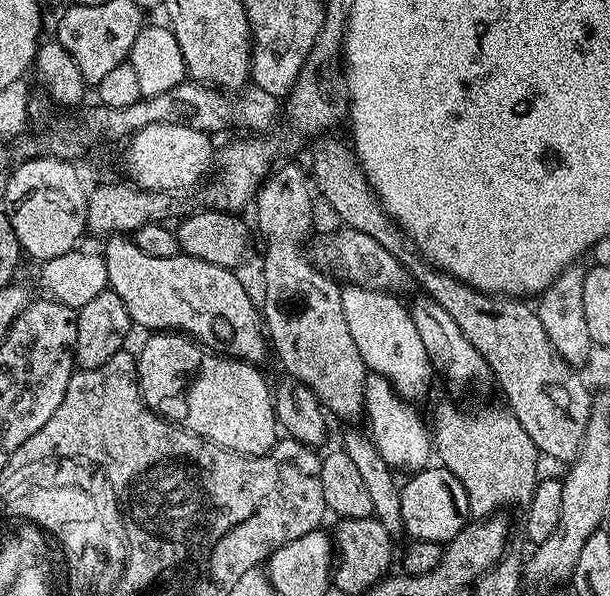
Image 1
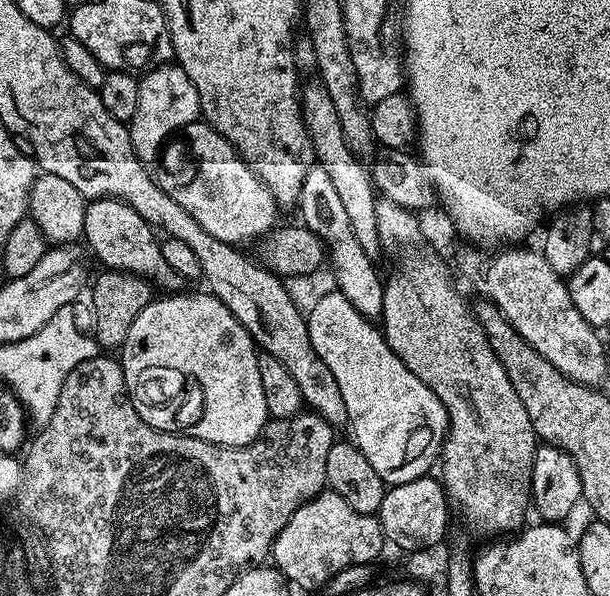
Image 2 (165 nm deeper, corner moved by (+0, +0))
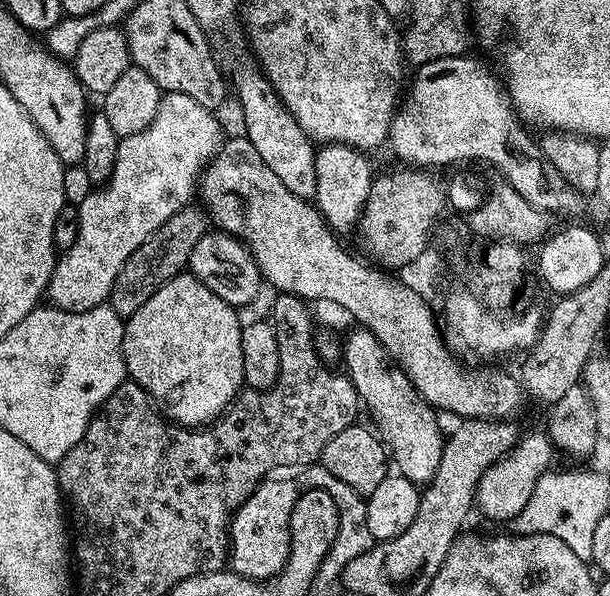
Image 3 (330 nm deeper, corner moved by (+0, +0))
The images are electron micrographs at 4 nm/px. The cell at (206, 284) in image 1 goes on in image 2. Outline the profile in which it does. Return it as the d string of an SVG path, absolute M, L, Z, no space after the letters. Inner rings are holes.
M104 196L100 200L89 200L86 203L86 218L84 219L83 243L101 260L105 269L114 271L132 272L134 275L142 276L151 282L157 289L171 294L179 292L185 287L186 281L183 276L179 276L162 258L160 249L161 241L156 240L157 233L152 225L148 224L126 202L114 199L113 196Z

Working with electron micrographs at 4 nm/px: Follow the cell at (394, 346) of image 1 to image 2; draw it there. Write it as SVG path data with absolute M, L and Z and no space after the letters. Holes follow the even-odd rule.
M313 164L311 170L306 174L306 179L302 181L302 190L298 201L300 208L299 219L303 227L309 228L314 234L318 234L324 241L327 259L332 264L332 272L336 275L335 287L346 298L350 305L354 306L366 317L376 318L384 311L384 280L376 273L373 257L358 246L358 238L354 238L354 230L350 230L350 218L346 215L346 206L342 206L342 201L337 194L330 179L330 174L321 164Z

